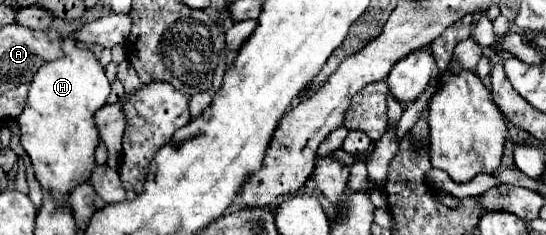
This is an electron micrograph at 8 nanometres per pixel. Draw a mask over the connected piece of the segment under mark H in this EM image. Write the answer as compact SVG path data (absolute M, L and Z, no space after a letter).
M64 39L64 59L42 65L30 85L28 103L18 117L20 143L32 161L36 181L50 191L58 207L70 207L68 197L74 187L86 183L96 167L94 151L100 143L100 133L94 123L94 113L106 105L110 81L96 57L78 47L74 39Z

